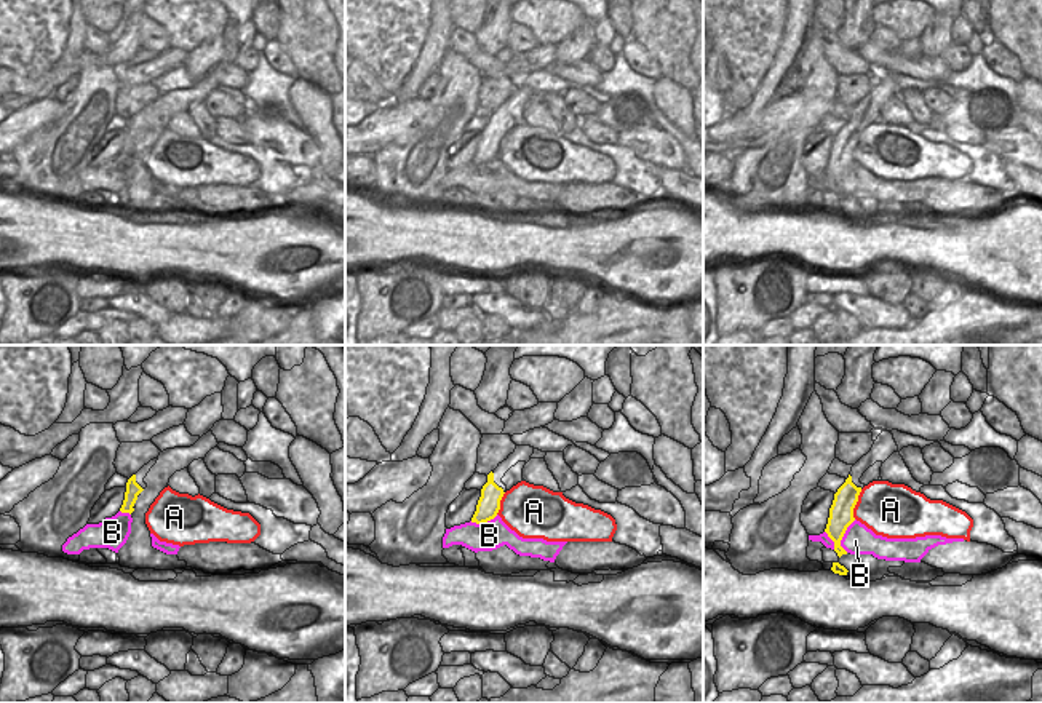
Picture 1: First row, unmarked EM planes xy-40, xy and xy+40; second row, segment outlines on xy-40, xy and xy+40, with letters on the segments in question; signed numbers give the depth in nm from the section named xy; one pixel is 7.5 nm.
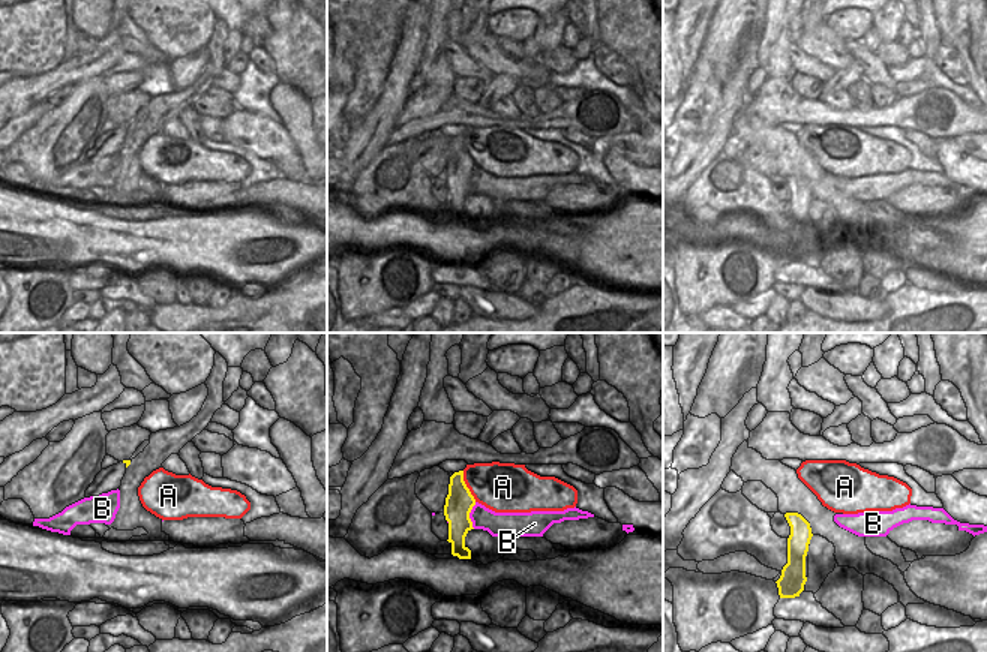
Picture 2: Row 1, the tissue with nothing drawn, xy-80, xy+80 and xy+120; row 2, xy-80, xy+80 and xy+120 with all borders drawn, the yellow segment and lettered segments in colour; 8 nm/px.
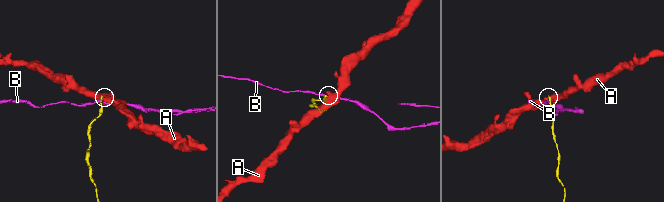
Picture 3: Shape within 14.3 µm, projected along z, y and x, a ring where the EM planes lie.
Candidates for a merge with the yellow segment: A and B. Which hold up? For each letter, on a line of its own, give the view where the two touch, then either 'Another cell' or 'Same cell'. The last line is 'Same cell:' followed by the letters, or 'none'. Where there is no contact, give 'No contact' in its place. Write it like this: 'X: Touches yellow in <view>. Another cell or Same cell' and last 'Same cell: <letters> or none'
A: Touches yellow in xy+40. Another cell
B: Touches yellow in xy+40. Another cell
Same cell: none

